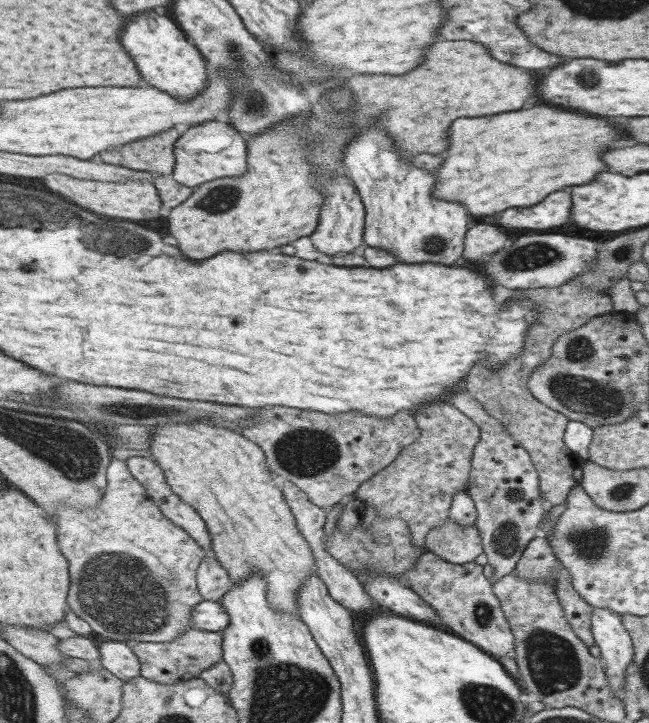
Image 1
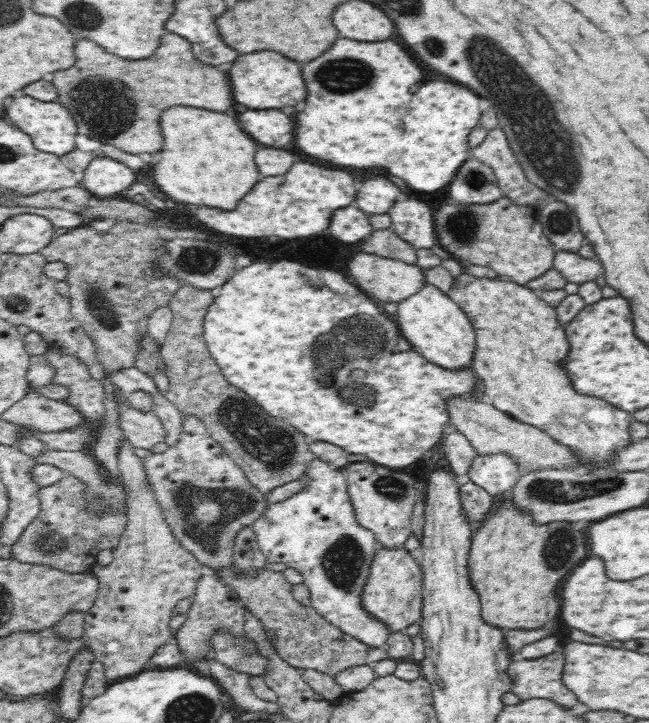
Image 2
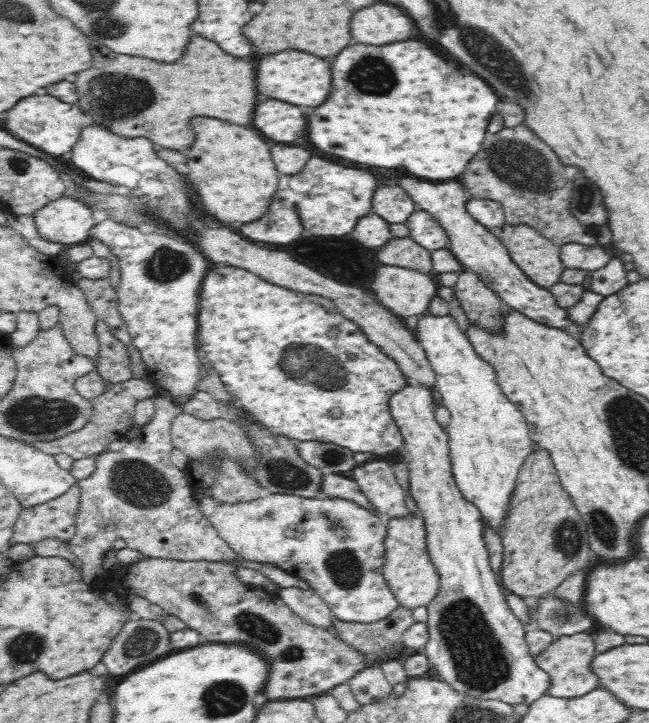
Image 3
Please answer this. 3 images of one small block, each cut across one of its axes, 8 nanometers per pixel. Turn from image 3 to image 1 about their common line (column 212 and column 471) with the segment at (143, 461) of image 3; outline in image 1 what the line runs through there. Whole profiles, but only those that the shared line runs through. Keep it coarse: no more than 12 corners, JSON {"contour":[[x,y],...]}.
{"contour":[[451,518],[429,534],[427,550],[453,564],[485,552],[477,524]]}

